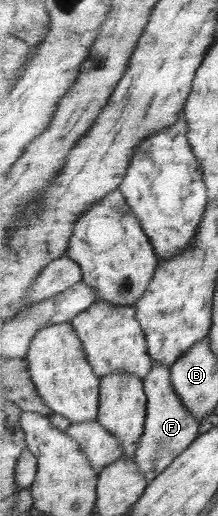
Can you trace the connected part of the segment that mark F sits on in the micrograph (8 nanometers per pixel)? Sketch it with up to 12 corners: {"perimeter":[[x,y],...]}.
{"perimeter":[[154,361],[135,461],[148,482],[199,437],[201,421]]}

